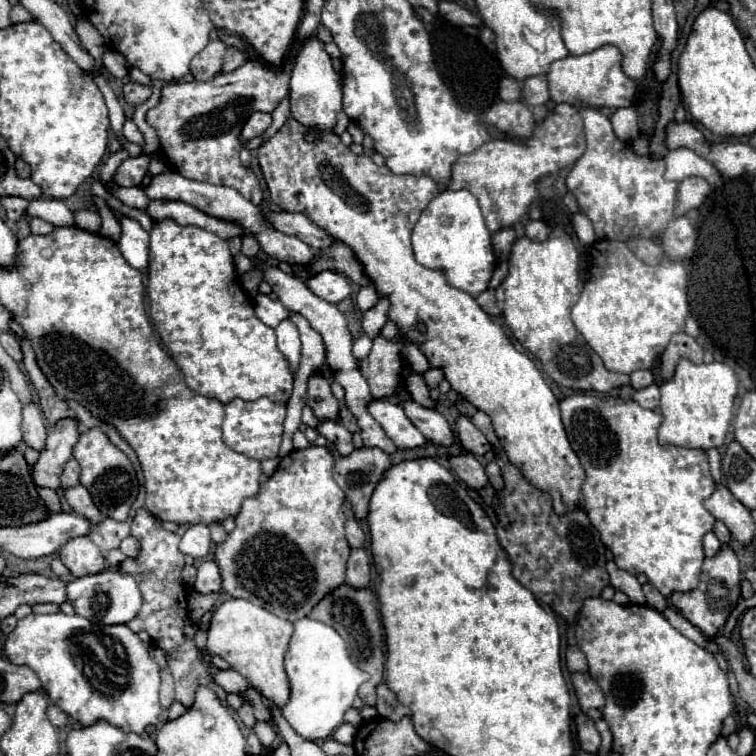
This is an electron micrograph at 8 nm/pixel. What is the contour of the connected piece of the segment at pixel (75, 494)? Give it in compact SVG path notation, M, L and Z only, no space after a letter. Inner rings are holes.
M75 485L71 489L65 489L65 499L69 503L69 507L73 509L73 513L89 519L91 523L99 523L101 521L101 513L99 509L93 505L87 489L83 485Z

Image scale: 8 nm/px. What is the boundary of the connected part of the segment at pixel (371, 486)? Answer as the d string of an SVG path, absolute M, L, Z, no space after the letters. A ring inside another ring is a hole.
M317 437L315 441L317 445L323 445L327 447L333 457L335 457L335 469L333 469L333 477L337 481L337 485L343 489L345 493L345 499L353 505L353 513L355 513L355 519L365 519L367 517L367 511L369 511L369 499L375 491L375 485L385 477L385 471L391 467L391 461L389 457L381 451L381 449L357 449L353 451L349 457L341 457L337 451L335 451L335 445L331 445L331 441L327 441L325 437Z

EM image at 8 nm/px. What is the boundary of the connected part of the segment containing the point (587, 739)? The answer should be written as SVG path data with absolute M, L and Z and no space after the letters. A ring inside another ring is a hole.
M577 713L575 715L575 725L577 725L577 739L579 739L579 745L585 749L585 751L591 751L595 753L601 745L601 737L599 737L599 731L595 727L595 723L585 715L585 713Z

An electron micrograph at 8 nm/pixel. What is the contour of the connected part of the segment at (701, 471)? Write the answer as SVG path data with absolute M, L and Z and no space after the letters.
M571 395L559 405L571 447L585 469L581 489L583 507L591 519L591 525L599 529L603 545L613 551L617 567L633 575L643 573L665 597L671 597L675 591L689 593L695 589L705 559L703 537L713 531L715 525L715 517L703 505L703 501L715 493L707 451L661 447L657 443L657 429L663 417L655 411L643 409L635 401L623 401L621 397L605 397L603 401L597 395Z

